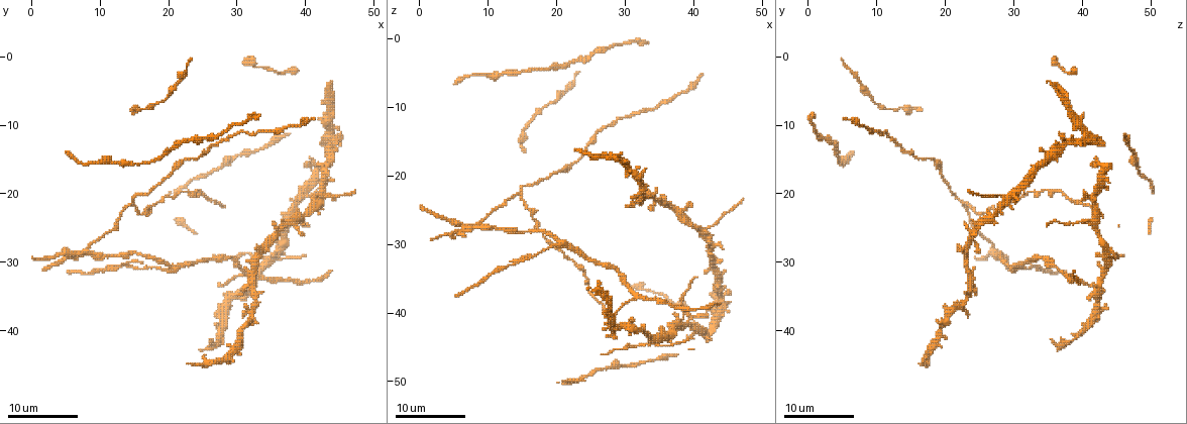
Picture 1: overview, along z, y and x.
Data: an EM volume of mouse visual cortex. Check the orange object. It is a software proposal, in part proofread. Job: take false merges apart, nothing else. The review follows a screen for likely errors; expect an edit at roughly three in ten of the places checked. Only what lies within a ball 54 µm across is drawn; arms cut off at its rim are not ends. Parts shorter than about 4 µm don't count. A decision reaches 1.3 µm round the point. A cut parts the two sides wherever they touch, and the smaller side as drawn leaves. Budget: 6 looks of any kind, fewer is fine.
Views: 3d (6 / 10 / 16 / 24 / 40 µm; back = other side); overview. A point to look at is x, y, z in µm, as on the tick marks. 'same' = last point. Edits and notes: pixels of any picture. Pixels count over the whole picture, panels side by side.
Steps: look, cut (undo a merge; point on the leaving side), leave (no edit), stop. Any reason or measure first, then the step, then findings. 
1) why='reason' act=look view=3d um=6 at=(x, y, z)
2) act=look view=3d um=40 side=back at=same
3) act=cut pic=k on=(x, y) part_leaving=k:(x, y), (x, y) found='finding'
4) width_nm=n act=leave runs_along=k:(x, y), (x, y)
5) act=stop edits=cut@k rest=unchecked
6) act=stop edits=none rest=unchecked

why='three arms meet' act=look view=3d um=6 at=(20.0, 31.0, 30.0)

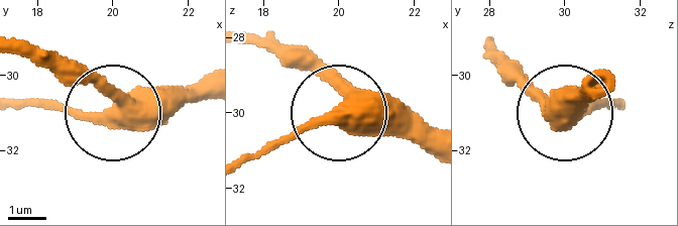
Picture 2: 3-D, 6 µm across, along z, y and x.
side_arm_um=19 act=leave runs_along=2:(200, 83), (107, 112), (19, 102) found='one neuron here'

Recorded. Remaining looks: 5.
why='arms part here' act=look view=3d um=10 at=(38.0, 24.0, 41.5)

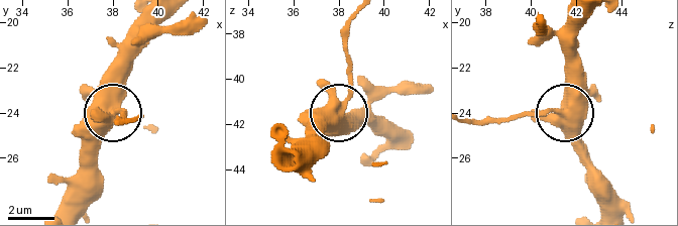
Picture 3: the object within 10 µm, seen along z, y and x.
act=leave found='one neuron here'

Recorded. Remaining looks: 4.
why='branch point' act=look view=3d um=6 at=(8.0, 28.0, 27.0)

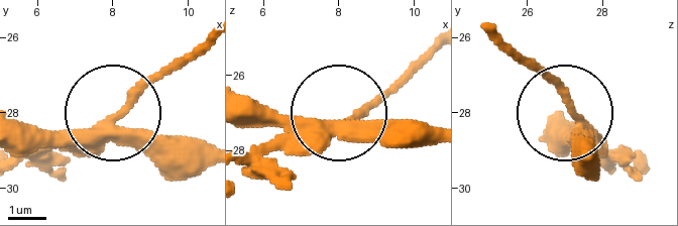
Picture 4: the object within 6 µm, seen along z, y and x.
arms=3 act=cut pic=4 on=(65, 159) part_leaving=4:(99, 134), (202, 51) found='two neurons meet here'

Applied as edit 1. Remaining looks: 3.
act=stop edits=cut@4 rest=unchecked

